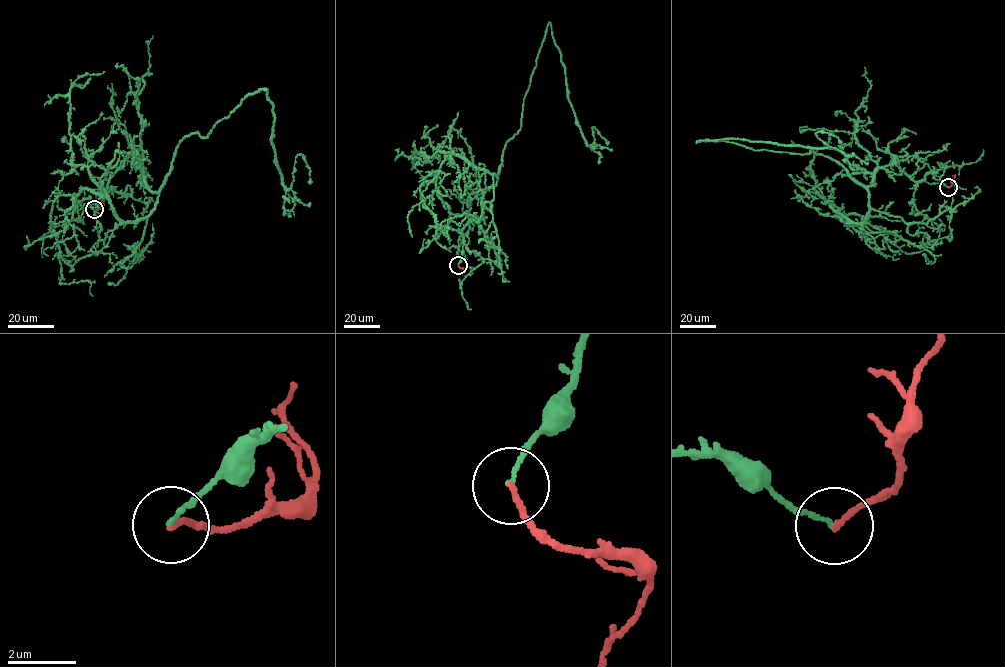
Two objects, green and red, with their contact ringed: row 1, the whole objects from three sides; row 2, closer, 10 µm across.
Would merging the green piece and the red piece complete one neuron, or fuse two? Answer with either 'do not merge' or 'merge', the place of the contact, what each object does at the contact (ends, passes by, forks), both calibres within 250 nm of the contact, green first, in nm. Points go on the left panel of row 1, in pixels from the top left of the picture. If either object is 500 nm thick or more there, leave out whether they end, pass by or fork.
do not merge; place (94, 209); green ends; red ends; calibres 110 and 160 nm

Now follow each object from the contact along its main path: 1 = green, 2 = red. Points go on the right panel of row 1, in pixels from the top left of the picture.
1: (948, 187), (913, 181), (894, 159), (862, 185), (811, 150), (696, 143), (843, 152), (823, 131), (840, 143)
2: (948, 187), (955, 175)

